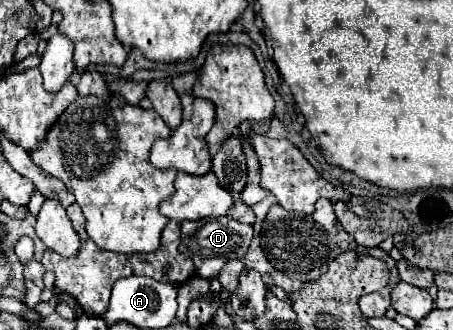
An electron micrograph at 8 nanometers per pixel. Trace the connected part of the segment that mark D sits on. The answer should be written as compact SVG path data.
M221 216L221 218L203 218L203 220L195 220L195 222L183 222L181 224L181 244L179 250L181 254L185 254L187 258L191 258L195 262L197 274L203 278L215 278L219 274L219 270L233 258L241 258L245 256L249 242L253 238L253 226L241 224L229 216Z

